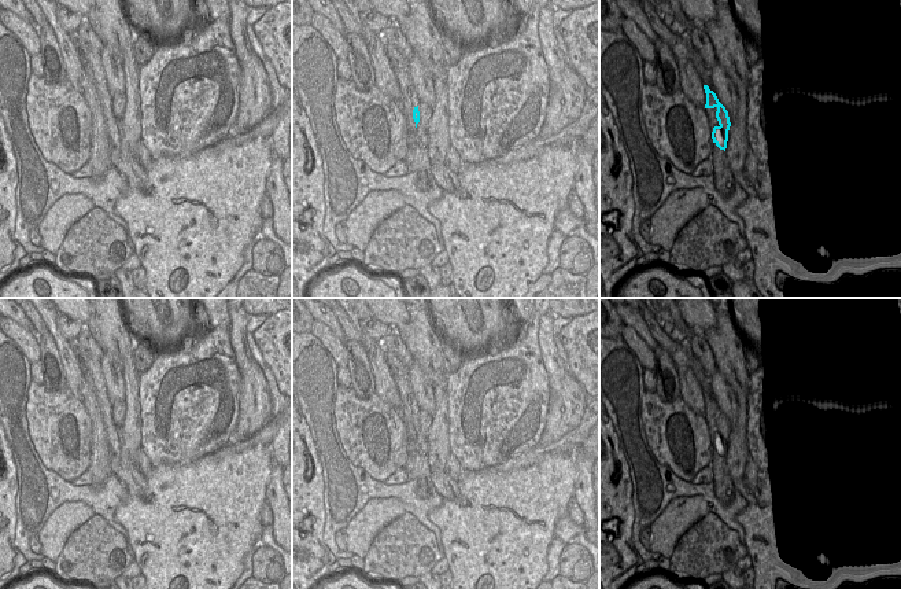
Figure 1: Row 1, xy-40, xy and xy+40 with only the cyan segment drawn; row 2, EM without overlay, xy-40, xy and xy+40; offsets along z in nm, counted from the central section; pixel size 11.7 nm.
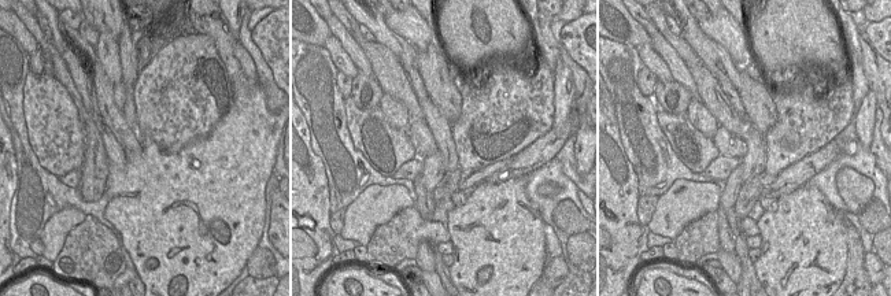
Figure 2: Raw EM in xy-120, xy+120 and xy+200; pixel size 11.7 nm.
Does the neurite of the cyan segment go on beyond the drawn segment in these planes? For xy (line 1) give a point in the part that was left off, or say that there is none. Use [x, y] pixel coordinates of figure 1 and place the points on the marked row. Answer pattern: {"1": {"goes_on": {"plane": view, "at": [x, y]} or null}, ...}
{"1": {"goes_on": {"plane": "xy", "at": [425, 110]}}}

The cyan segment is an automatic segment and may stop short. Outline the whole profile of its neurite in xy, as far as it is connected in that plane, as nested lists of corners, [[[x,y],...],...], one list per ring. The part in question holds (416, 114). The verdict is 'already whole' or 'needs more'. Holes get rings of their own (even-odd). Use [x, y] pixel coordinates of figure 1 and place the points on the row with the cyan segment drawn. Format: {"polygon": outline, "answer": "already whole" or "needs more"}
{"polygon": [[[420,102],[417,107],[413,110],[413,119],[417,126],[428,126],[428,122],[432,115],[432,107],[427,103]]], "answer": "needs more"}

